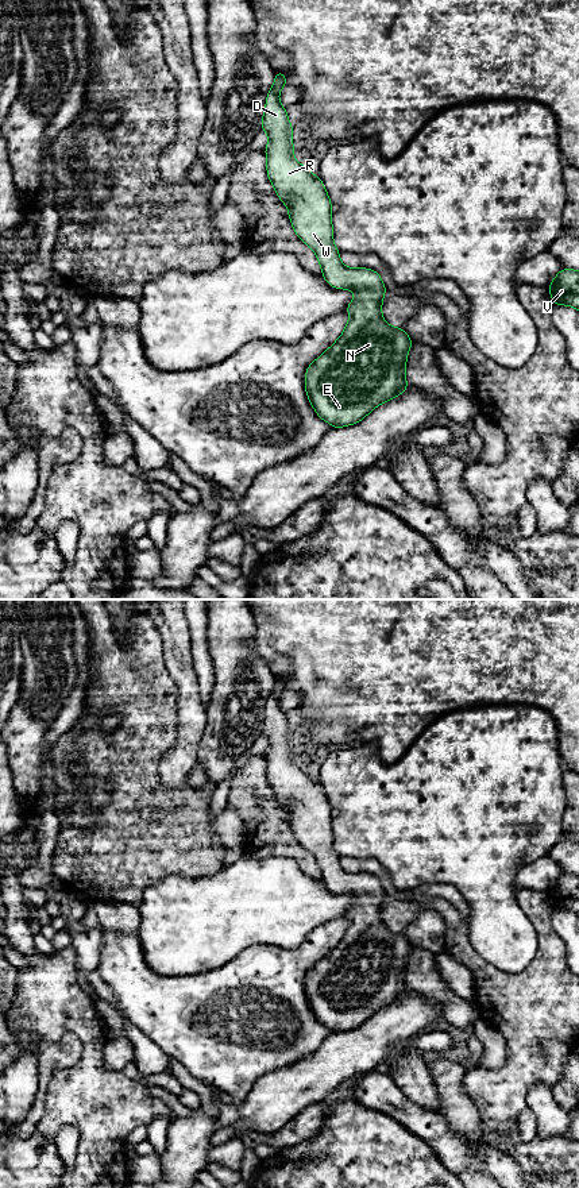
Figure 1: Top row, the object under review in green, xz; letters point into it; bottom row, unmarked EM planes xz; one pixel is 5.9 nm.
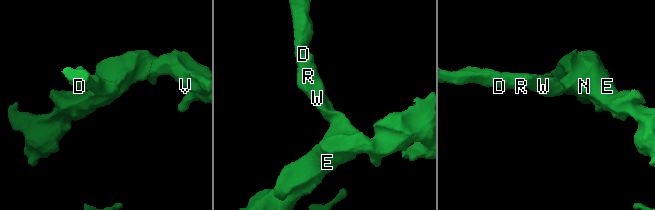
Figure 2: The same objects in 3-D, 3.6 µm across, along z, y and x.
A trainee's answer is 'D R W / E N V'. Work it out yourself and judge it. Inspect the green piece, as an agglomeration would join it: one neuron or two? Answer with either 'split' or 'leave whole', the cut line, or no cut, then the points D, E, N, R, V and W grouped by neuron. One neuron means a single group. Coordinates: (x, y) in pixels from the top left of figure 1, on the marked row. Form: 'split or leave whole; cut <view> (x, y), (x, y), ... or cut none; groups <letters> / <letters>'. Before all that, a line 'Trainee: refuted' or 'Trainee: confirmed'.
Trainee: refuted
leave whole; cut none; groups D E N R V W

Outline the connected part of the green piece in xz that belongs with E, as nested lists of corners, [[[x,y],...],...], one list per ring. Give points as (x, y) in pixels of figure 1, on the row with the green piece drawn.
[[[275,72],[274,84],[266,97],[262,130],[269,135],[265,150],[267,177],[289,211],[296,235],[316,252],[324,279],[335,289],[355,293],[346,309],[350,320],[341,336],[305,371],[305,390],[317,416],[332,428],[341,428],[359,423],[378,405],[409,387],[405,366],[413,342],[404,328],[391,327],[382,319],[382,300],[387,290],[381,275],[371,269],[351,269],[340,262],[340,252],[333,244],[332,204],[324,184],[320,177],[298,163],[293,154],[293,126],[278,97],[286,84],[286,76]]]

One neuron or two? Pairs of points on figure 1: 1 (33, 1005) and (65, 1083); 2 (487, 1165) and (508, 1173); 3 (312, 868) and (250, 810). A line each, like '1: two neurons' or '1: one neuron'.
1: one neuron
2: one neuron
3: one neuron

